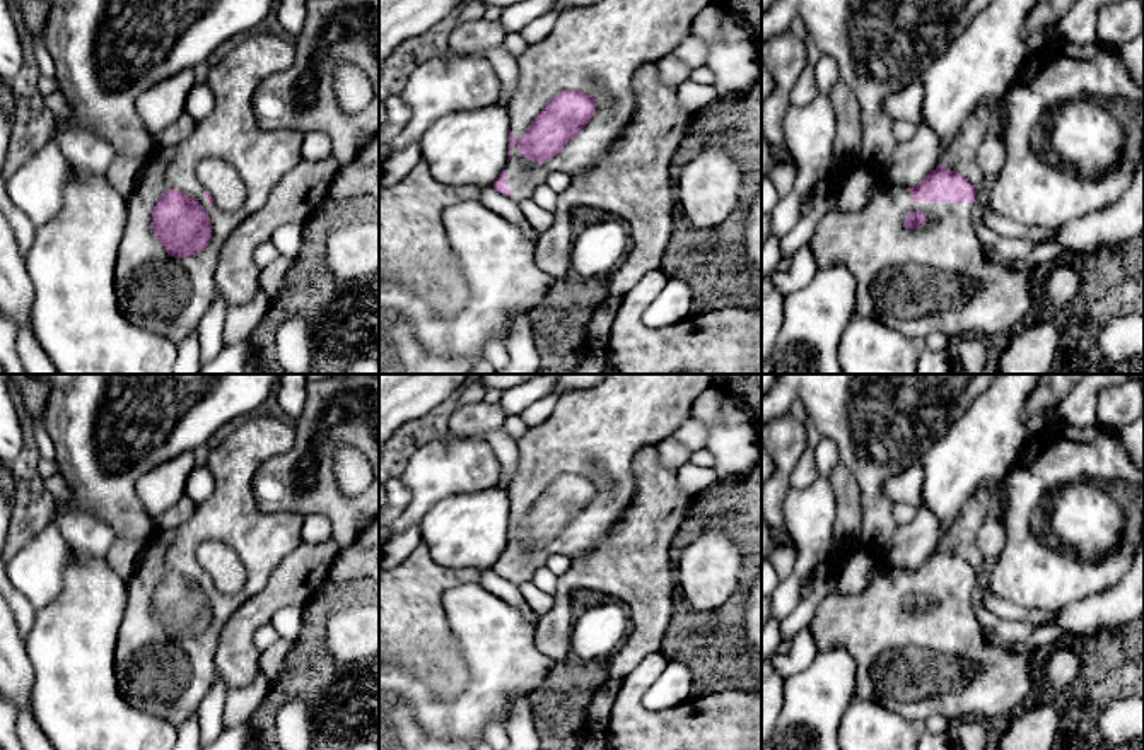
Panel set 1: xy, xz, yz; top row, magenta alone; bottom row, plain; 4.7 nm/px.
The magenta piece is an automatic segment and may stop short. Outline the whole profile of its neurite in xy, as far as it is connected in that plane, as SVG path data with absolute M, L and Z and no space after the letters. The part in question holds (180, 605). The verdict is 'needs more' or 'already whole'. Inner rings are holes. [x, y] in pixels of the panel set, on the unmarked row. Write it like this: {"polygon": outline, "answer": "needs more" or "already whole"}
{"polygon": "M253 413L219 446L210 448L207 468L215 489L196 506L193 516L172 530L159 530L145 542L142 560L126 581L126 610L118 630L114 670L123 699L137 711L181 726L198 709L219 678L215 651L224 625L232 613L268 583L283 557L302 545L304 516L263 513L256 506L253 478L260 466L289 451L295 429L287 419ZM203 542L229 543L246 569L239 593L224 595L196 560Z", "answer": "needs more"}

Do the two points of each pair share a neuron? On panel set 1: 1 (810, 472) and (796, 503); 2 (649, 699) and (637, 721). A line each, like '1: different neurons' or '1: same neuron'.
1: different neurons
2: different neurons

